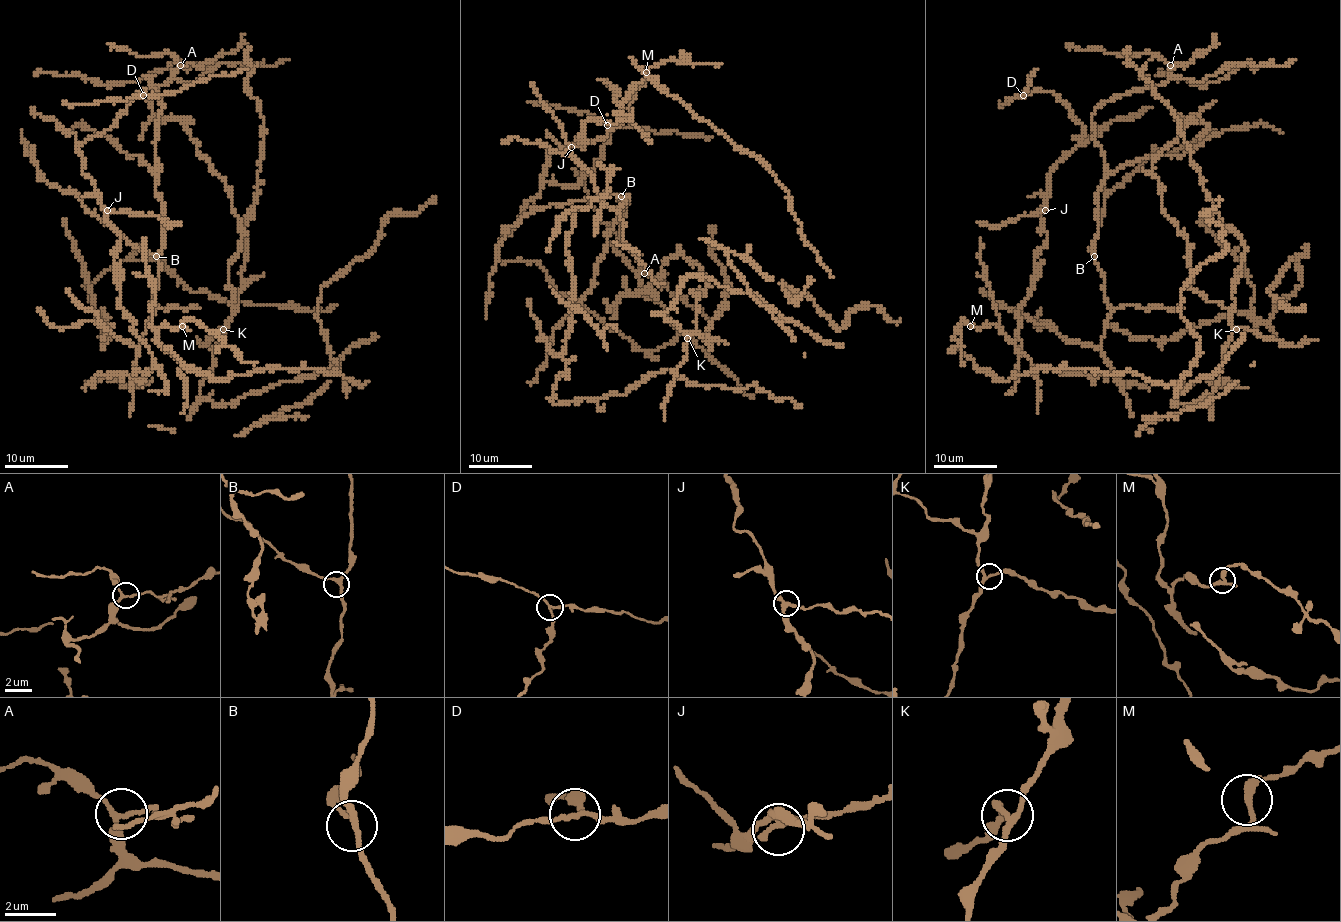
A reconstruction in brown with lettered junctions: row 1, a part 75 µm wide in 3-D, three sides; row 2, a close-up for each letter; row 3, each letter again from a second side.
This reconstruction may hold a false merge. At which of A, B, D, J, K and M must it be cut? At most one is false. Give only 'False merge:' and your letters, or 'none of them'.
False merge: D

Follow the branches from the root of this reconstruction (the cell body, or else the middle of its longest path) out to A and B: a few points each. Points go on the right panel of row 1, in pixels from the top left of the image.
A: (1212, 75), (1201, 81), (1175, 78), (1170, 73), (1170, 65)
B: (1212, 75), (1201, 81), (1169, 78), (1105, 100), (1094, 111), (1094, 142), (1105, 169), (1097, 194), (1094, 256)

